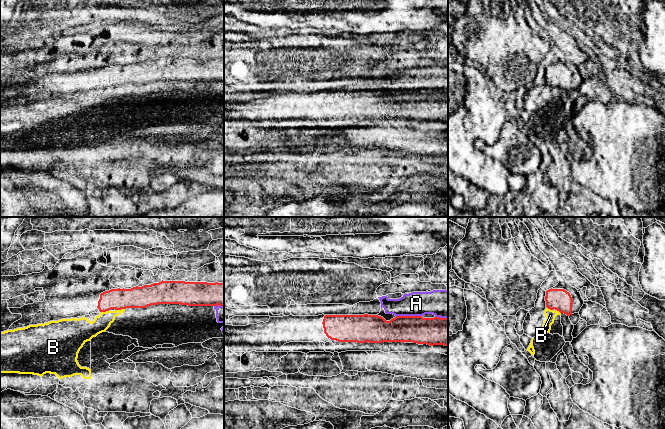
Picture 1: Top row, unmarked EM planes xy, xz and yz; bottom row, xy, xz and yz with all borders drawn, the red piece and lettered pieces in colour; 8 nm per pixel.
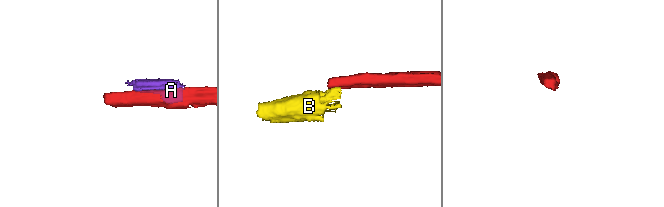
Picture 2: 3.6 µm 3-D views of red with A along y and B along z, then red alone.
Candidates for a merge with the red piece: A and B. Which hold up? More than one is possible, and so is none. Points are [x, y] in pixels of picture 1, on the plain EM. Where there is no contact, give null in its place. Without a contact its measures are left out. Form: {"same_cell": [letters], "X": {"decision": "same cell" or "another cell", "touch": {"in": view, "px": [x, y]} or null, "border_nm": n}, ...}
{"same_cell": [], "A": {"decision": "another cell", "touch": {"in": "xz", "px": [409, 92]}, "border_nm": 200}, "B": {"decision": "another cell", "touch": {"in": "xy", "px": [120, 85]}, "border_nm": 70}}

